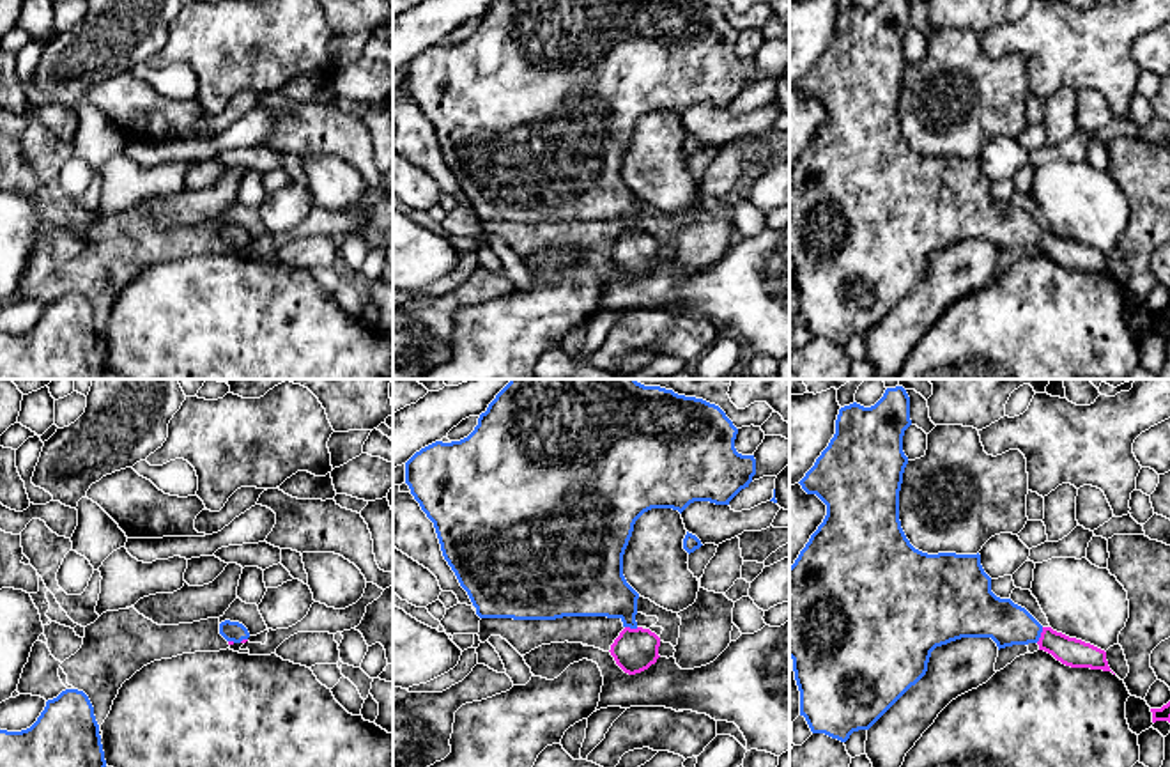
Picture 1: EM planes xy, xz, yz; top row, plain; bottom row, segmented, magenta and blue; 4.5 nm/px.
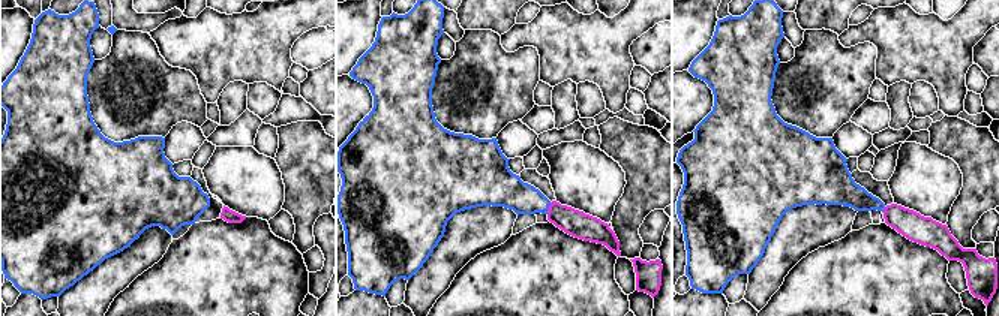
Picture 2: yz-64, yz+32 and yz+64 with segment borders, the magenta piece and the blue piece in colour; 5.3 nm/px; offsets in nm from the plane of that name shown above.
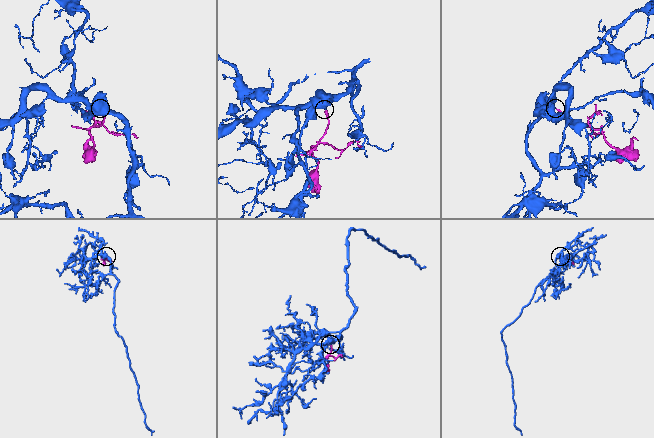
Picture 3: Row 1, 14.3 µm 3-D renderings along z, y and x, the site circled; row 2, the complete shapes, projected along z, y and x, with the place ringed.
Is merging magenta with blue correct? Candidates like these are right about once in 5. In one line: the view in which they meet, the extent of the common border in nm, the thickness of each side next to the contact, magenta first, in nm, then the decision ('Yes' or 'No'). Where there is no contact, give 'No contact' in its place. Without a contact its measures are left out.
Touches magenta in yz. Shared border 80 nm. Thickness 130 nm (magenta) against 200 nm. Yes

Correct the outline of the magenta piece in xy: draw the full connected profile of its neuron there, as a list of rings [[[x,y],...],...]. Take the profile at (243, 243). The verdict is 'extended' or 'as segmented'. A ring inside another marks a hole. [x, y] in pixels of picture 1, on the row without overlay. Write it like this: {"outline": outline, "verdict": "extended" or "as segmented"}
{"outline": [[[230,223],[219,227],[219,237],[228,244],[228,248],[246,246],[250,241],[250,236],[242,227]]], "verdict": "extended"}

